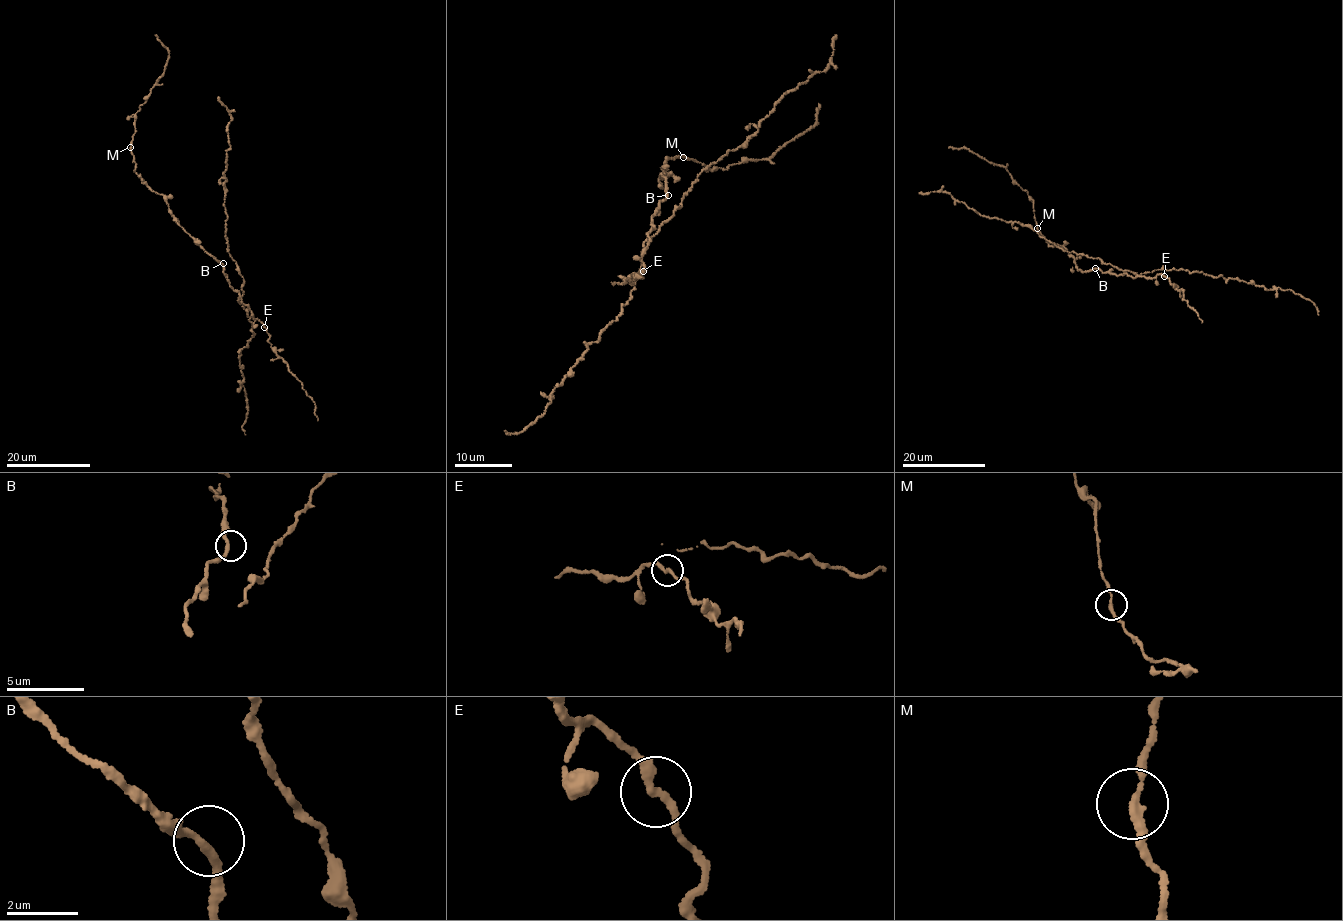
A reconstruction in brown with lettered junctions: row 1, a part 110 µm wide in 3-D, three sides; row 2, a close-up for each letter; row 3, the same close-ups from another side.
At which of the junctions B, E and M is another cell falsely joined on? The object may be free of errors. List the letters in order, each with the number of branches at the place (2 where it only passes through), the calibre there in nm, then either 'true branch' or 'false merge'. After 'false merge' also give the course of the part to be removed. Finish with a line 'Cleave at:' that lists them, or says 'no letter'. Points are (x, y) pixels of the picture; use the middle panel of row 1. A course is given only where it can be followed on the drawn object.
B: 2 branches meet; 200 nm thick; true branch
E: 2 branches meet; 240 nm thick; true branch
M: 2 branches meet; 200 nm thick; true branch
Cleave at: no letter

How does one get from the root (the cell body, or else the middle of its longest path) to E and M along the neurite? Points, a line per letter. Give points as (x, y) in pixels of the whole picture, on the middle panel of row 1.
E: (666, 195), (652, 217), (649, 245), (642, 257), (643, 271)
M: (666, 195), (666, 178), (661, 174), (663, 179), (671, 175), (664, 171), (664, 162), (682, 157)

